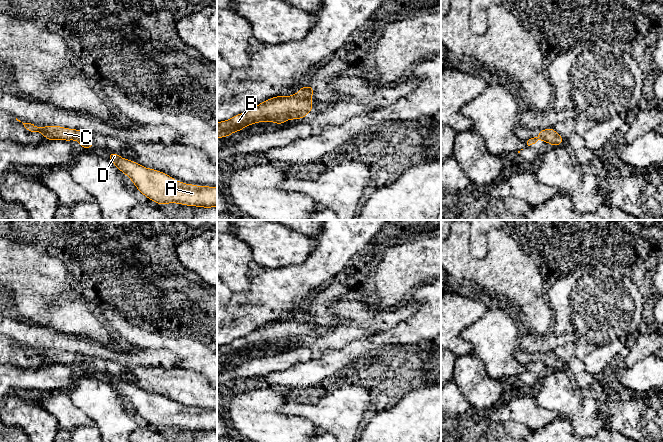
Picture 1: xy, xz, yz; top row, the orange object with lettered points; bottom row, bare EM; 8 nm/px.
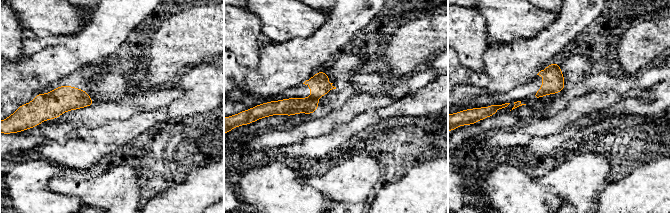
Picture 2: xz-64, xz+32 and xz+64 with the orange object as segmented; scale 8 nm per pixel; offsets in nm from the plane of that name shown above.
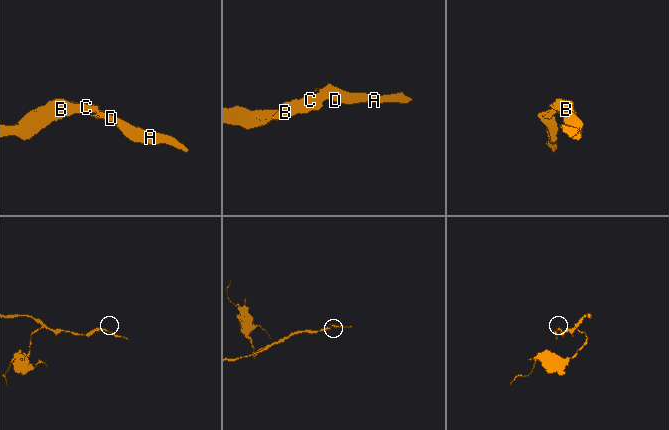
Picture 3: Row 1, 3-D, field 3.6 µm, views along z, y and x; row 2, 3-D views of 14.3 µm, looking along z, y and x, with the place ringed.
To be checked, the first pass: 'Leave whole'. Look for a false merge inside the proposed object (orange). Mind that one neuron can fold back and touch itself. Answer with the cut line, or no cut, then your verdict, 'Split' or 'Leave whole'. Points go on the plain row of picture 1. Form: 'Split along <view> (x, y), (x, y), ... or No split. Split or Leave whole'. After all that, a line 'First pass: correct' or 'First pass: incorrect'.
Split along xz (297, 318), (303, 322), (311, 323). Split
First pass: incorrect

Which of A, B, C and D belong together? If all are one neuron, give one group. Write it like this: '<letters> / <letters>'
A D / B C

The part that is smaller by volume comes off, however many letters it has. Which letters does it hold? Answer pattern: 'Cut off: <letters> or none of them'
Cut off: A, D

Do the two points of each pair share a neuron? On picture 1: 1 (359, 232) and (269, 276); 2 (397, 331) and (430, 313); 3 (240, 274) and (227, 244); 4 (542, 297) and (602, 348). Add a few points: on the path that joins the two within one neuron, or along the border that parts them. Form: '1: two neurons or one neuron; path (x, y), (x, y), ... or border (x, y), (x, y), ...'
1: one neuron; path (337, 248), (309, 276), (291, 276)
2: one neuron; path (405, 331), (413, 330), (422, 321)
3: one neuron; path (233, 267), (227, 257), (227, 251)
4: two neurons; border (548, 289), (547, 300)

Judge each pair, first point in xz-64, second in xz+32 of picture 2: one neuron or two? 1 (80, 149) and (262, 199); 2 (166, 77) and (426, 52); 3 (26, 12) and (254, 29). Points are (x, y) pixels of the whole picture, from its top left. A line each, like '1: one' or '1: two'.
1: two
2: one
3: two

